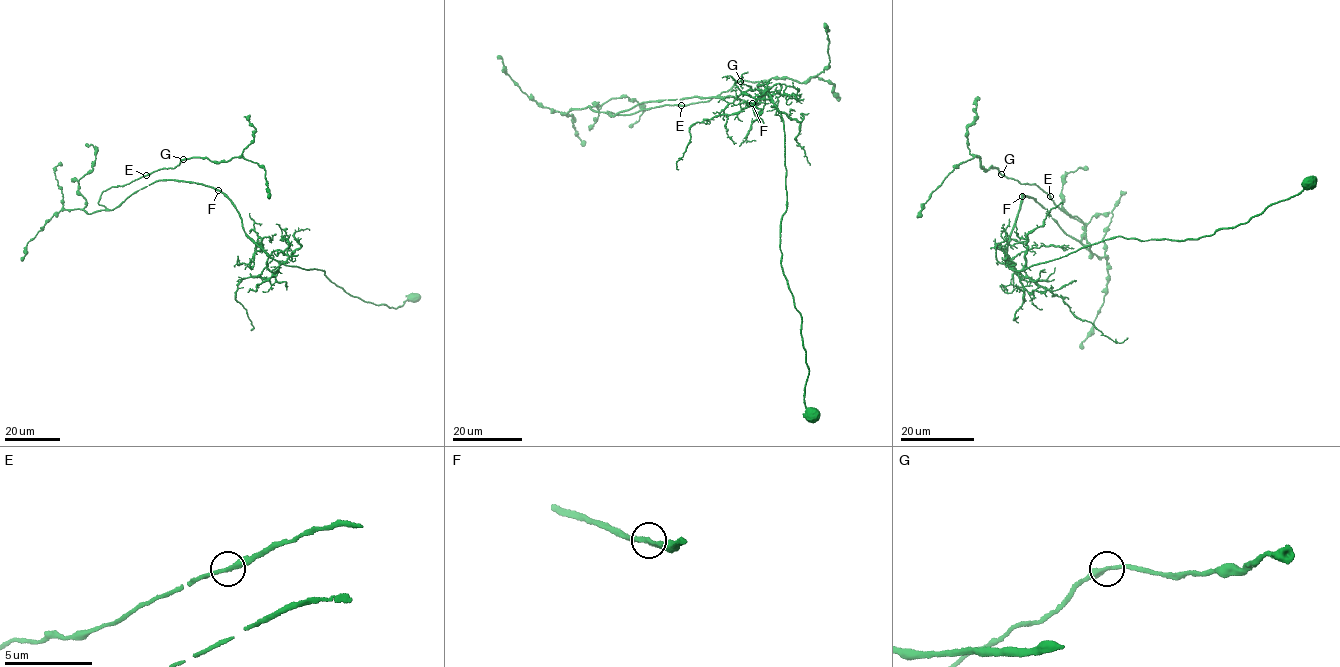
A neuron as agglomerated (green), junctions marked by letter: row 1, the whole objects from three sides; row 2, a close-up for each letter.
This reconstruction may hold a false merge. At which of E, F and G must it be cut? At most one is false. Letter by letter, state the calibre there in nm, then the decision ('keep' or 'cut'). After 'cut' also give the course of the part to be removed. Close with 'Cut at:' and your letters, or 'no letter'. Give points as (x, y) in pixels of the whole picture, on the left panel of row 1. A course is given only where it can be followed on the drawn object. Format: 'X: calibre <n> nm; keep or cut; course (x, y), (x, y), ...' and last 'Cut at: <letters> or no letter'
E: calibre 300 nm; keep
F: calibre 280 nm; keep
G: calibre 320 nm; keep
Cut at: no letter

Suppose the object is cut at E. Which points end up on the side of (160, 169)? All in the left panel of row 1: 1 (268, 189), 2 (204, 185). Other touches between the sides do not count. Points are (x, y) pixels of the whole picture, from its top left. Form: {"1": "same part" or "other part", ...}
{"1": "same part", "2": "other part"}

